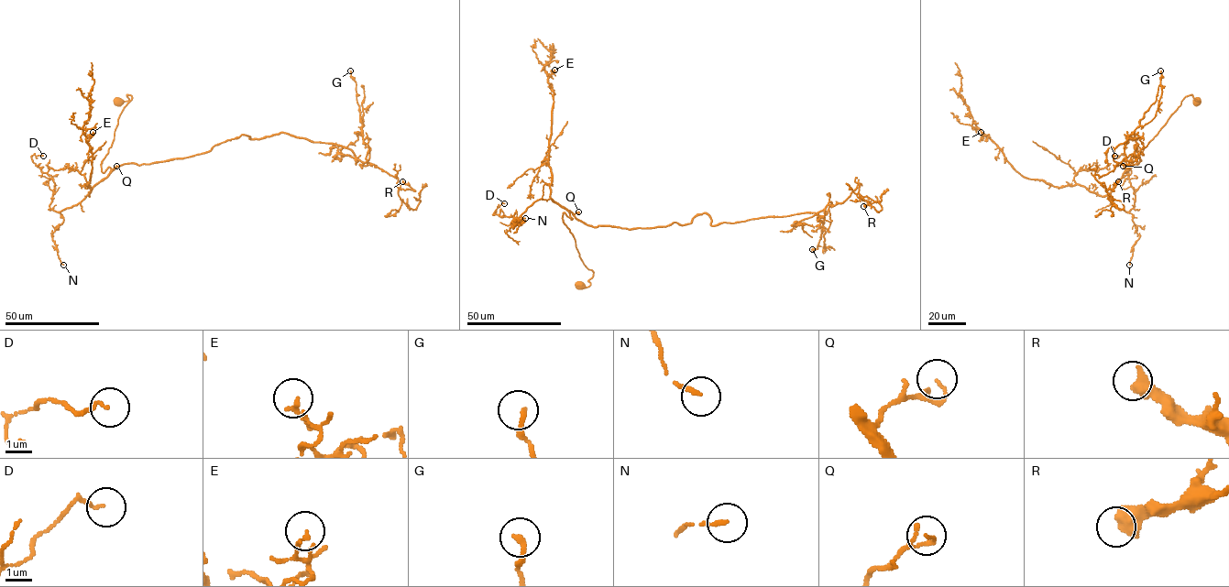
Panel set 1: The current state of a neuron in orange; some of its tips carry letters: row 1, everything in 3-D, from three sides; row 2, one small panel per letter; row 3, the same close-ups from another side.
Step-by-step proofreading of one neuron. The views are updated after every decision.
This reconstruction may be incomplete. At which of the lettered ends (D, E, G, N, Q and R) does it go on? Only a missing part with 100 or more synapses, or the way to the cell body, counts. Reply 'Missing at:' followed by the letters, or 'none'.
Missing at: none

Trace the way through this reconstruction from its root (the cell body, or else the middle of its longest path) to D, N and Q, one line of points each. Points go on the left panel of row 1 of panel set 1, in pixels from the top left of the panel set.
D: (118, 102), (131, 96), (101, 163), (110, 173), (80, 202), (50, 208), (54, 182), (31, 157), (43, 156)
N: (118, 102), (131, 96), (101, 163), (109, 174), (60, 212), (63, 222), (52, 233), (63, 265)
Q: (118, 102), (127, 101), (126, 95), (131, 96), (119, 115), (101, 171), (111, 168), (107, 177), (116, 166)

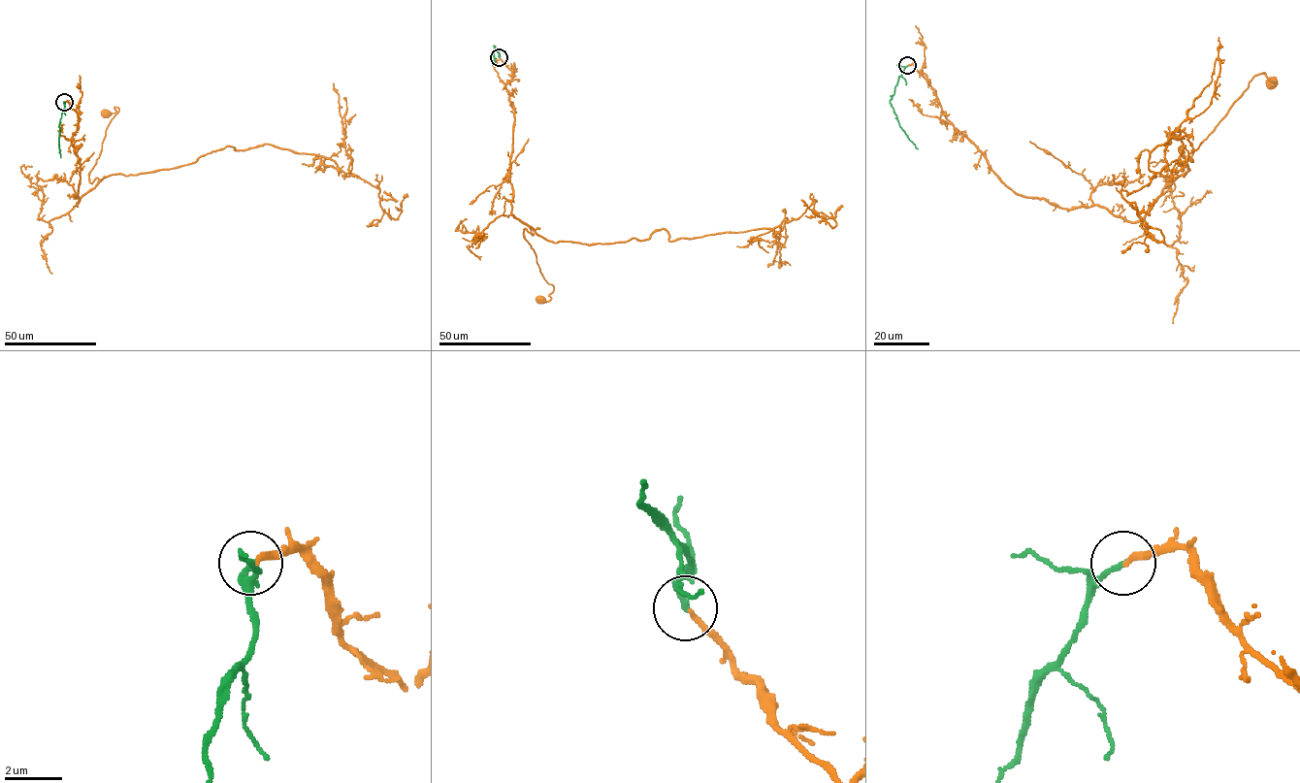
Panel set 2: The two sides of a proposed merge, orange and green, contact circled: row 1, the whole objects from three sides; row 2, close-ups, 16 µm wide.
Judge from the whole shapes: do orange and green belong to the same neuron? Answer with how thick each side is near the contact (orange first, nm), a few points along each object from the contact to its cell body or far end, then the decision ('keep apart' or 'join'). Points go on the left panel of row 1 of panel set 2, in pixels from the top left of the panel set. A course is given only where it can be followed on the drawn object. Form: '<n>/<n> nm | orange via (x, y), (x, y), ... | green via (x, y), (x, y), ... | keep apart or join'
190/200 nm | orange via (64, 102), (78, 117), (71, 140), (81, 167), (77, 206), (97, 184), (88, 173), (118, 108), (106, 114) | green via (64, 102), (59, 125), (61, 157) | join

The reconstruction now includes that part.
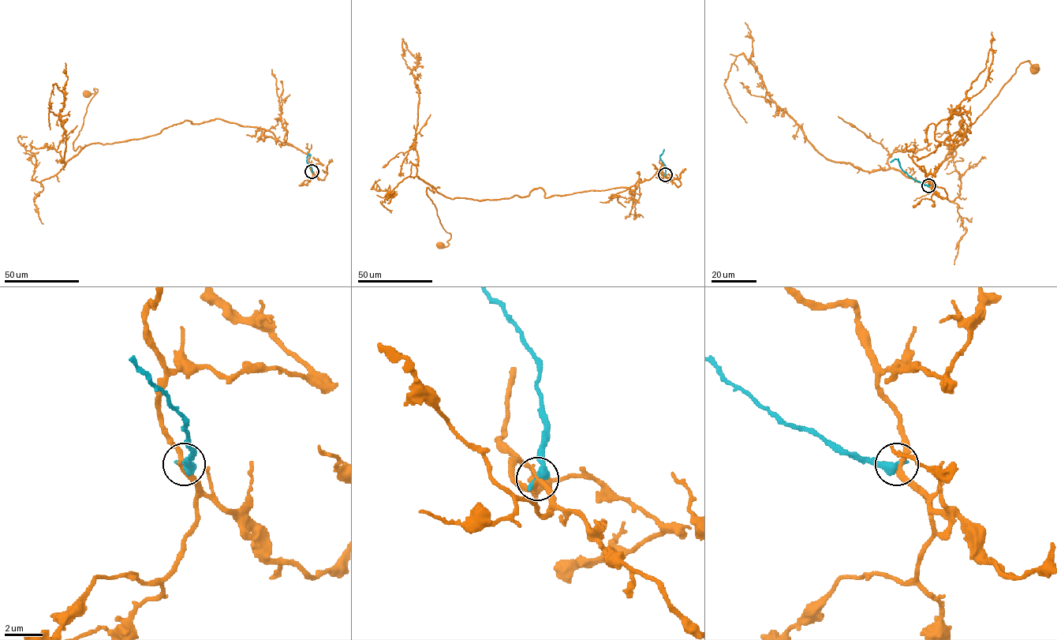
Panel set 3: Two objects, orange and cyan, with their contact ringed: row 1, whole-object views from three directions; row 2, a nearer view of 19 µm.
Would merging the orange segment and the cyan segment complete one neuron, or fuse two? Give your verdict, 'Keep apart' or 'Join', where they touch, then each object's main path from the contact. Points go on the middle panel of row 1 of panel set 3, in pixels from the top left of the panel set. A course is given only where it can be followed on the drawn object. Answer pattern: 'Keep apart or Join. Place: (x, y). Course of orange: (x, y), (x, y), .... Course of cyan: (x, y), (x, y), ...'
Keep apart. Place: (665, 174). Course of orange: (665, 174), (662, 163), (629, 188), (545, 197), (538, 188), (450, 199), (427, 187), (450, 234), (440, 245). Course of cyan: (665, 174), (665, 165), (659, 158), (663, 149)

